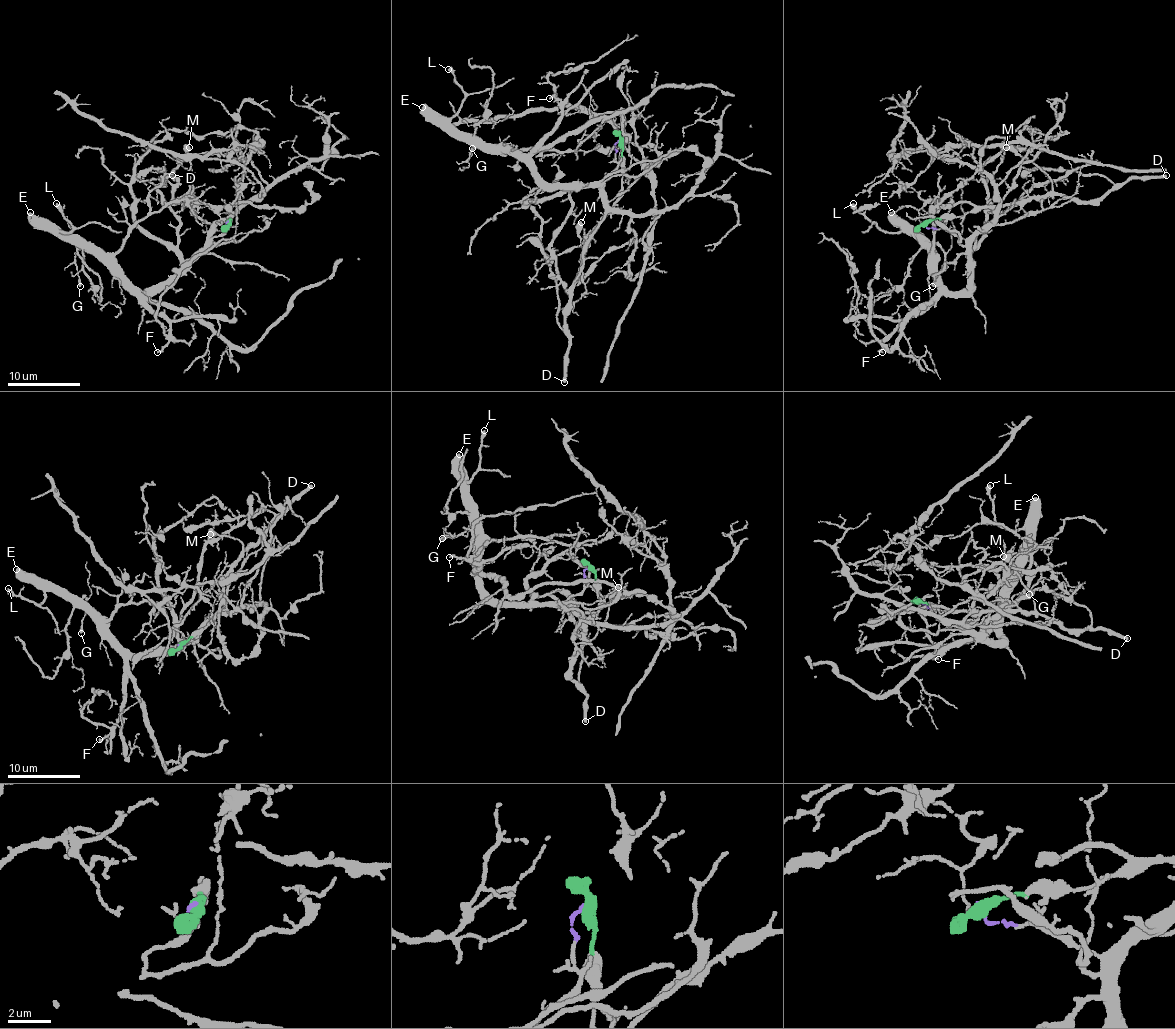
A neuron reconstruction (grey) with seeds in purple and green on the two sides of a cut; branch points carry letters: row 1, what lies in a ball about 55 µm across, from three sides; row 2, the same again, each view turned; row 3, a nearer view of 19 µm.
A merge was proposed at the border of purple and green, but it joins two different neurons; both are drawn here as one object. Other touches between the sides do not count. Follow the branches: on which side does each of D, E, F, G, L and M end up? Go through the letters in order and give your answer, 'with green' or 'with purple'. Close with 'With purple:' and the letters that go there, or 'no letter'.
D: with green
E: with purple
F: with purple
G: with purple
L: with purple
M: with green
With purple: E, F, G, L

